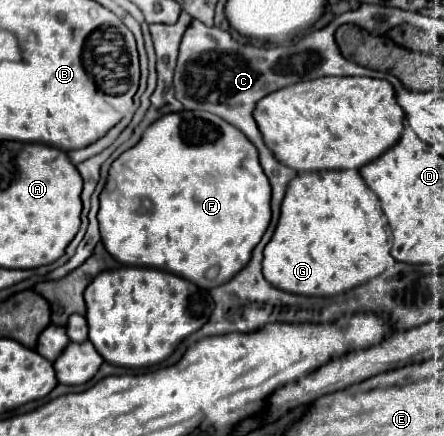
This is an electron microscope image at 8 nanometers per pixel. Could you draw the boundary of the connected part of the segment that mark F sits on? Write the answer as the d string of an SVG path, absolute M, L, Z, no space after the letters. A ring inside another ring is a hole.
M182 110L170 116L162 116L158 120L158 124L150 124L150 128L146 128L142 140L122 152L110 166L110 174L106 180L106 186L100 194L100 212L98 212L98 222L100 222L100 236L102 242L106 246L106 250L124 266L150 266L150 268L158 268L158 270L166 270L172 274L178 274L194 284L198 284L200 288L216 288L220 284L226 284L234 274L238 274L250 260L250 252L254 250L254 246L258 244L258 240L262 238L262 234L266 232L268 224L270 224L270 182L258 162L258 150L256 146L232 124L228 124L226 120L210 114L210 112L202 112L202 110Z

